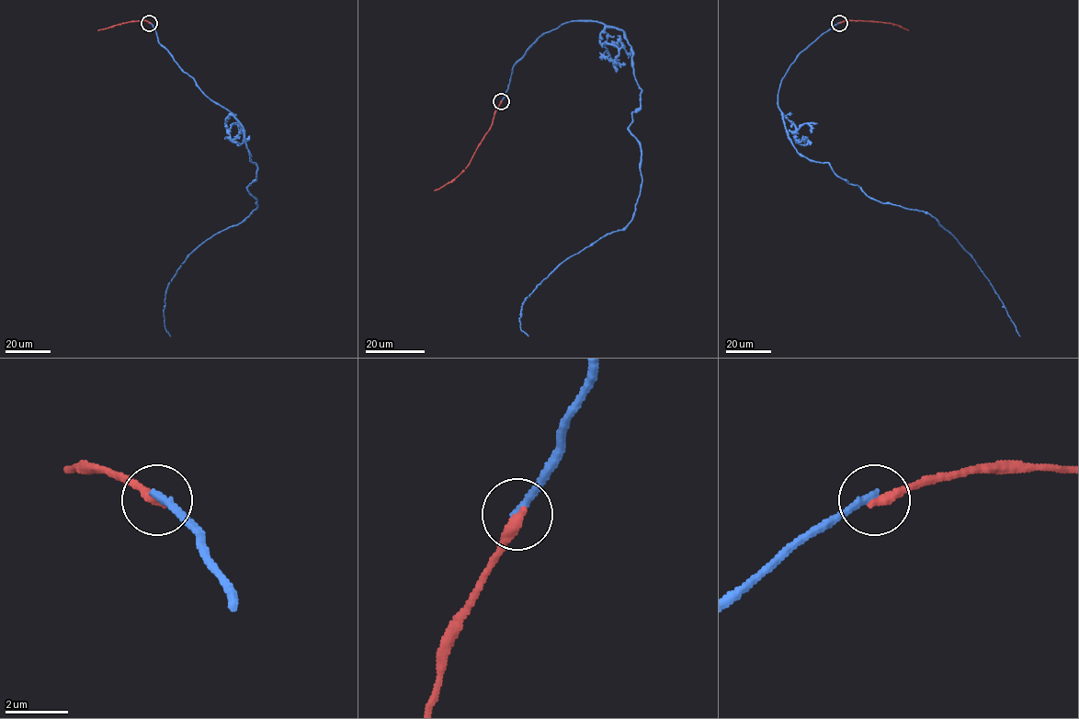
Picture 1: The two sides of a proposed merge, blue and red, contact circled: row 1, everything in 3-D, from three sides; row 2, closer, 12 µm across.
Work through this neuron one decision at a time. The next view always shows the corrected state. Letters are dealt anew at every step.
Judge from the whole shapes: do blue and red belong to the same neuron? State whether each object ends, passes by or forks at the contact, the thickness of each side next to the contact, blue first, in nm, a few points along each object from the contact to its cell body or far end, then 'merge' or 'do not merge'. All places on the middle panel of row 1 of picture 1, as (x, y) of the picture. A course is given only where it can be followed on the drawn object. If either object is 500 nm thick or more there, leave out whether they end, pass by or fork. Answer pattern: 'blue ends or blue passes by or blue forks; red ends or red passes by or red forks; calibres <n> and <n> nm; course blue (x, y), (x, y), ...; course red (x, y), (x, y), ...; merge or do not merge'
blue ends; red ends; calibres 280 and 360 nm; course blue (501, 101), (533, 43), (575, 21), (622, 31), (641, 89), (634, 215), (536, 285), (528, 336); course red (501, 101), (490, 130), (467, 167), (434, 191); do not merge

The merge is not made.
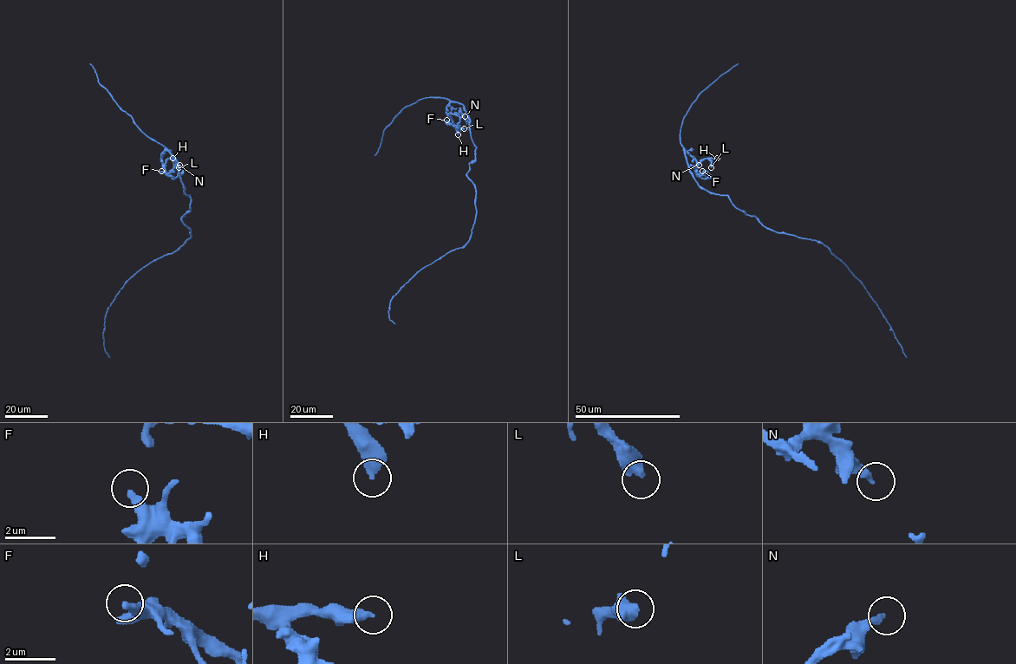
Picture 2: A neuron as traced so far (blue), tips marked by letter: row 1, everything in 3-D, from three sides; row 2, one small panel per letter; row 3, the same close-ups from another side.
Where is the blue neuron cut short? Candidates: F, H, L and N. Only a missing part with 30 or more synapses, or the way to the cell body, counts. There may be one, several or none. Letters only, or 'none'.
none

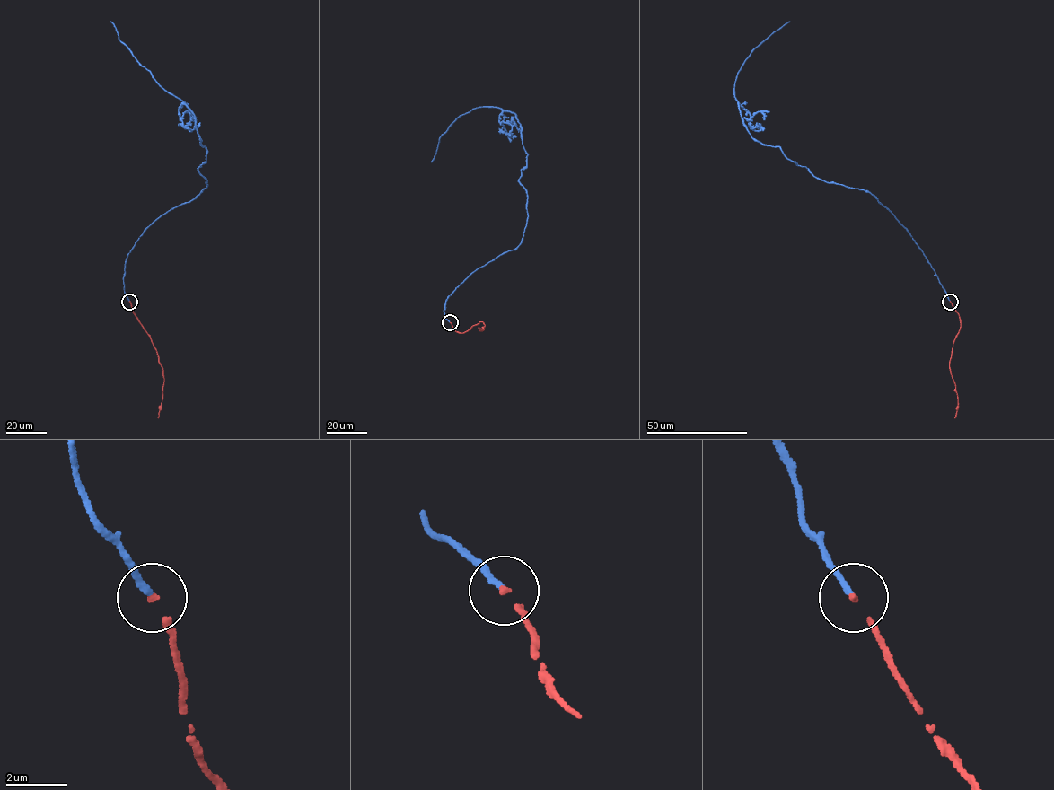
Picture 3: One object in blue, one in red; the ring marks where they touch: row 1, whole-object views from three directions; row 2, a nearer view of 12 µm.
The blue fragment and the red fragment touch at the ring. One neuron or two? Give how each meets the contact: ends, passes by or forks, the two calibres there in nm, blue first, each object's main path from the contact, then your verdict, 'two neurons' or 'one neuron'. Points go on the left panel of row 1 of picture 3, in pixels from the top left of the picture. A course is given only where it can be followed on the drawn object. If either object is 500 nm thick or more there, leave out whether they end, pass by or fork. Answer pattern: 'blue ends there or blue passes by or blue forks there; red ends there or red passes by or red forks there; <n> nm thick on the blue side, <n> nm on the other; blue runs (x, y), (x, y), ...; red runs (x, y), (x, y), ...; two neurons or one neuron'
blue ends there; red ends there; 200 nm thick on the blue side, 130 nm on the other; blue runs (129, 301), (127, 256), (156, 220), (206, 187), (197, 169), (206, 149), (193, 112), (143, 66), (110, 21); red runs (129, 302), (132, 311), (150, 337), (162, 368), (164, 380), (158, 418); one neuron

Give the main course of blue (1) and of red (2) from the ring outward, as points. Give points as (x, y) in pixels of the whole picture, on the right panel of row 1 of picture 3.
1: (950, 301), (909, 231), (870, 193), (816, 178), (747, 129), (735, 98), (737, 73), (755, 48), (789, 21)
2: (950, 302), (961, 320), (949, 364), (958, 399), (954, 418)

